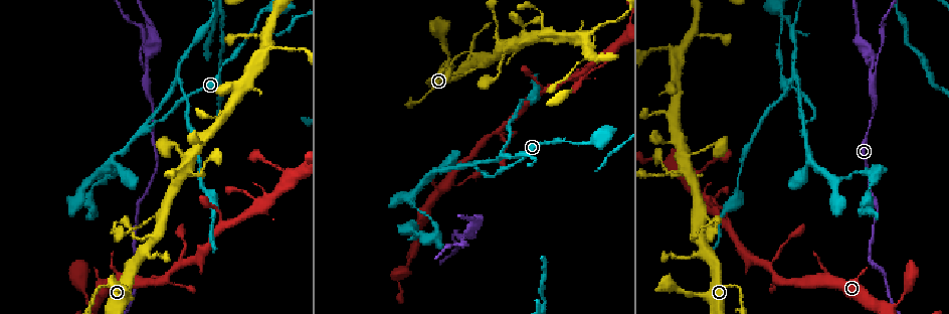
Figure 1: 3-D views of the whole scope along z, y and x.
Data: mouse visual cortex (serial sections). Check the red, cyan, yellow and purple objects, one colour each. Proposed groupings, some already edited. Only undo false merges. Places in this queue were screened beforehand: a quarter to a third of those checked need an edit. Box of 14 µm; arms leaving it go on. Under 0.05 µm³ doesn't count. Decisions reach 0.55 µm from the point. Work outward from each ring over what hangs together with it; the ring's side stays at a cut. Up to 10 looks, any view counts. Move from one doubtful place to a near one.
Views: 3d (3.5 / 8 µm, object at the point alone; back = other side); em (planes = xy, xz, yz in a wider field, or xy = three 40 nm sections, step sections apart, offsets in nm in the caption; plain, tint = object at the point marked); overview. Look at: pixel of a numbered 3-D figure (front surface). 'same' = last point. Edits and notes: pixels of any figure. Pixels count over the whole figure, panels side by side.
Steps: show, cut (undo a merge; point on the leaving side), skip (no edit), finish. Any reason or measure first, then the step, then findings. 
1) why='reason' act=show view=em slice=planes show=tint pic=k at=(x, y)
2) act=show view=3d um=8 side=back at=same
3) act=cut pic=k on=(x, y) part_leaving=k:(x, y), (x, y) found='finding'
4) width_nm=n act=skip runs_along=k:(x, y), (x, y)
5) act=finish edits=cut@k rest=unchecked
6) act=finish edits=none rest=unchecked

why='three-way junction' act=show view=3d um=3.5 pic=1 at=(822, 281)

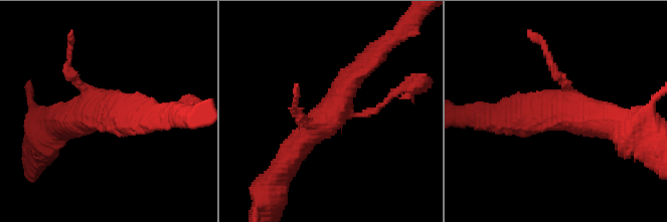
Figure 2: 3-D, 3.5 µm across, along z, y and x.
arms=3 arm_widths_nm=100,300,400 act=show view=em slice=xy step=1 show=tint pic=2 at=(548, 109)

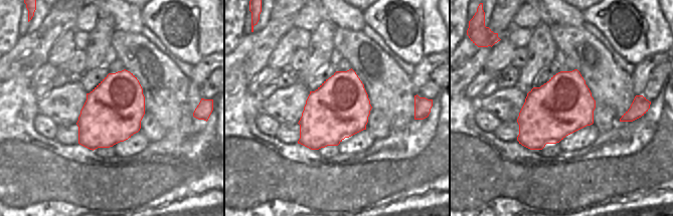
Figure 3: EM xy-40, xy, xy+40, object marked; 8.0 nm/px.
act=skip runs_along=2:(291, 155), (374, 54) found='continuous, no second cell'

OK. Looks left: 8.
why='a fork' act=show view=3d um=3.5 pic=1 at=(177, 265)

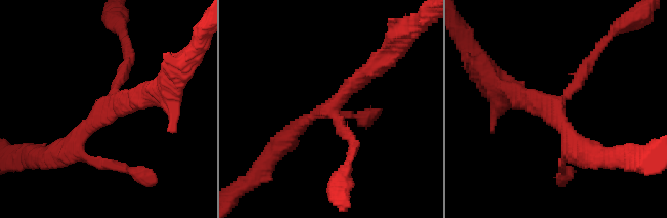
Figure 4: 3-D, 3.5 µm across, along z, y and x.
act=show view=em slice=xy step=2 show=plain pic=4 at=(327, 111)

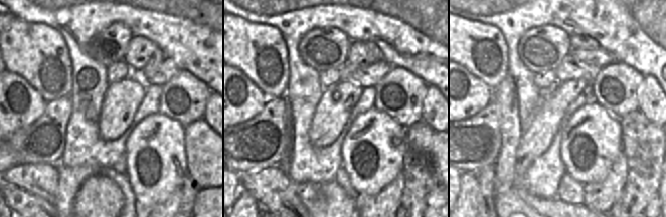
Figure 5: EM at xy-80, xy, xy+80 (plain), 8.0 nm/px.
why='with the object marked' act=show view=em slice=xy step=2 show=tint at=same

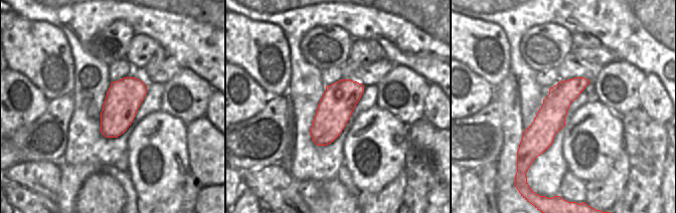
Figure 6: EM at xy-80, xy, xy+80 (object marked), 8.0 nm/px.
arm_widths_nm=150,250,300 act=skip found='continuous, no second cell'

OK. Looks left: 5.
act=show view=3d um=3.5 pic=1 at=(469, 166)

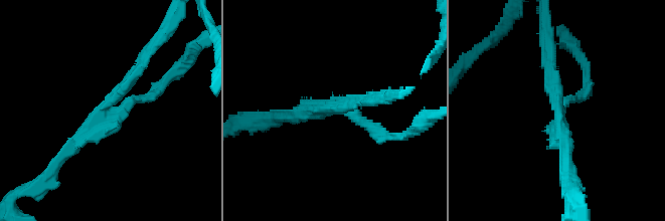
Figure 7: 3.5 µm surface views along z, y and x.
arms=3 arm_widths_nm=150,150,200 why='now the EM' act=show view=em slice=planes show=tint pic=7 at=(562, 111)

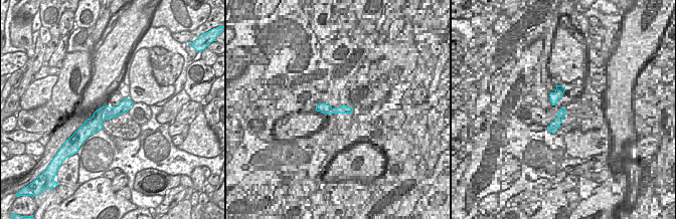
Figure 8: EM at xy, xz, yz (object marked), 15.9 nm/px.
width_nm=220 act=cut pic=7 on=(564, 143) part_leaving=7:(560, 122), (565, 177), (573, 190) found='two cells meet here'

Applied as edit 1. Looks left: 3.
why='three arms meet' act=show view=3d um=3.5 side=back pic=1 at=(875, 74)

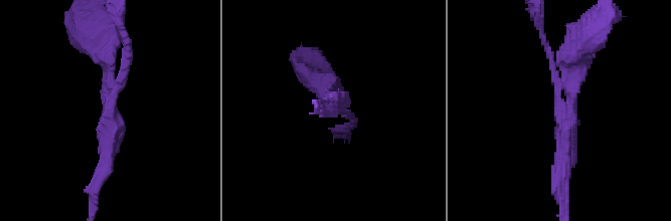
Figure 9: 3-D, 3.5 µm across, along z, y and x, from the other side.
arms=3 act=skip runs_along=9:(559, 177), (562, 112), (580, 50) found='all the same cell'

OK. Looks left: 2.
act=finish edits=cut@7 rest=unchecked

